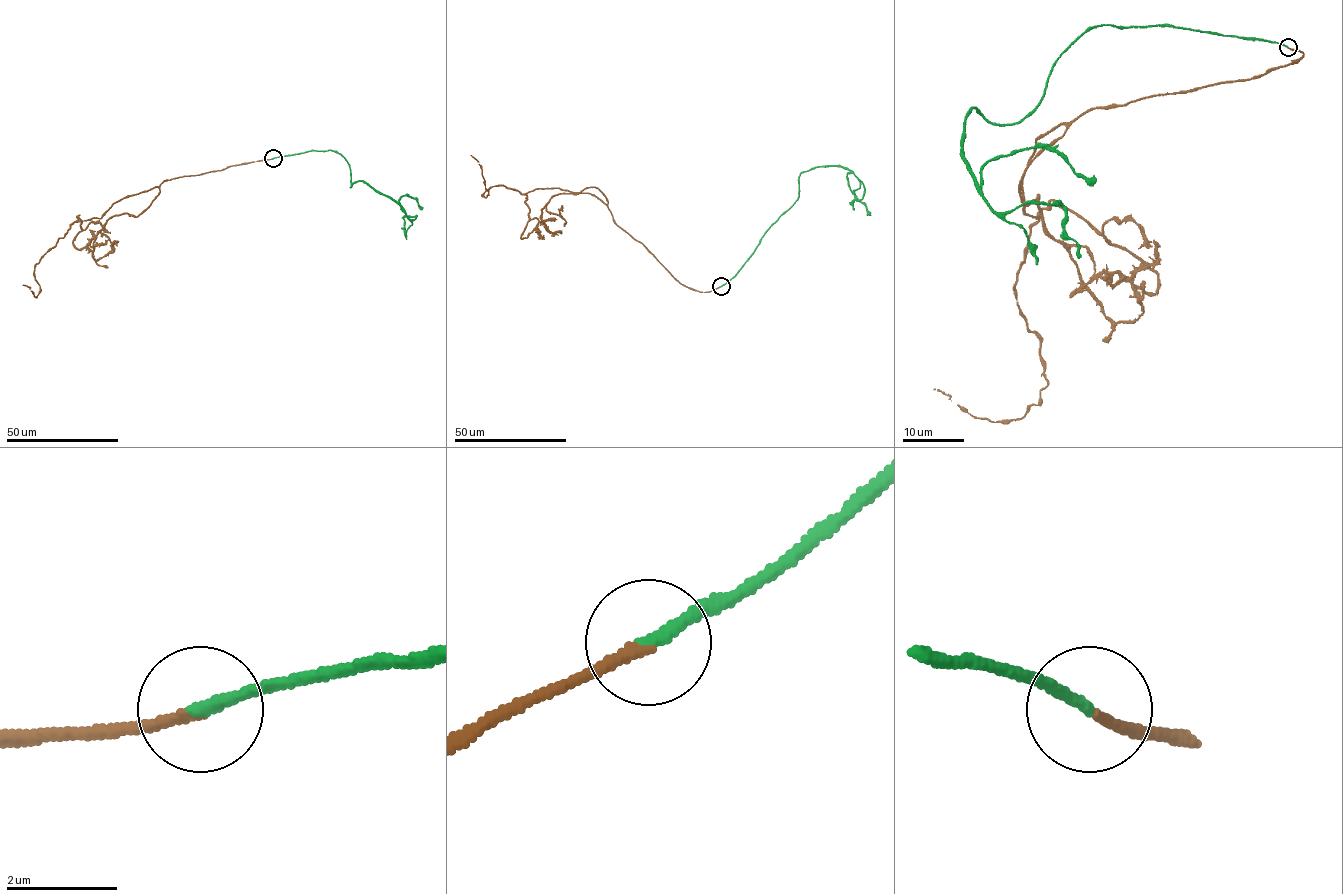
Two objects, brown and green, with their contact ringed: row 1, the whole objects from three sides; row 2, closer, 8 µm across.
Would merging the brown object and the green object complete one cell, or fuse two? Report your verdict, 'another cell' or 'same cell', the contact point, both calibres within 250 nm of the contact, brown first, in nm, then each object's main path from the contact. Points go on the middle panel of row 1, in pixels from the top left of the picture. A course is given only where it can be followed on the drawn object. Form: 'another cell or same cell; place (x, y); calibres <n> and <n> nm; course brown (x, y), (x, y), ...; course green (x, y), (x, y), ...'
same cell; place (721, 286); calibres 190 and 220 nm; course brown (720, 286), (680, 284), (596, 197), (498, 185), (485, 197), (471, 155); course green (720, 286), (798, 198), (803, 172), (848, 169), (864, 190), (851, 202), (853, 209)

